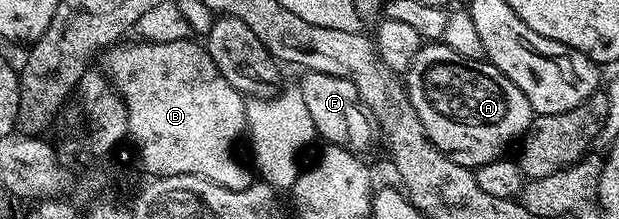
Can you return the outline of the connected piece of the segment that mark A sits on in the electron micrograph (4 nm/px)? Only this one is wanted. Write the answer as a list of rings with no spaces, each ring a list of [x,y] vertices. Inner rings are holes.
[[[442,41],[424,42],[405,73],[405,86],[431,144],[462,167],[474,169],[500,158],[507,143],[514,144],[533,118],[525,93],[501,69],[483,59],[461,57]]]

